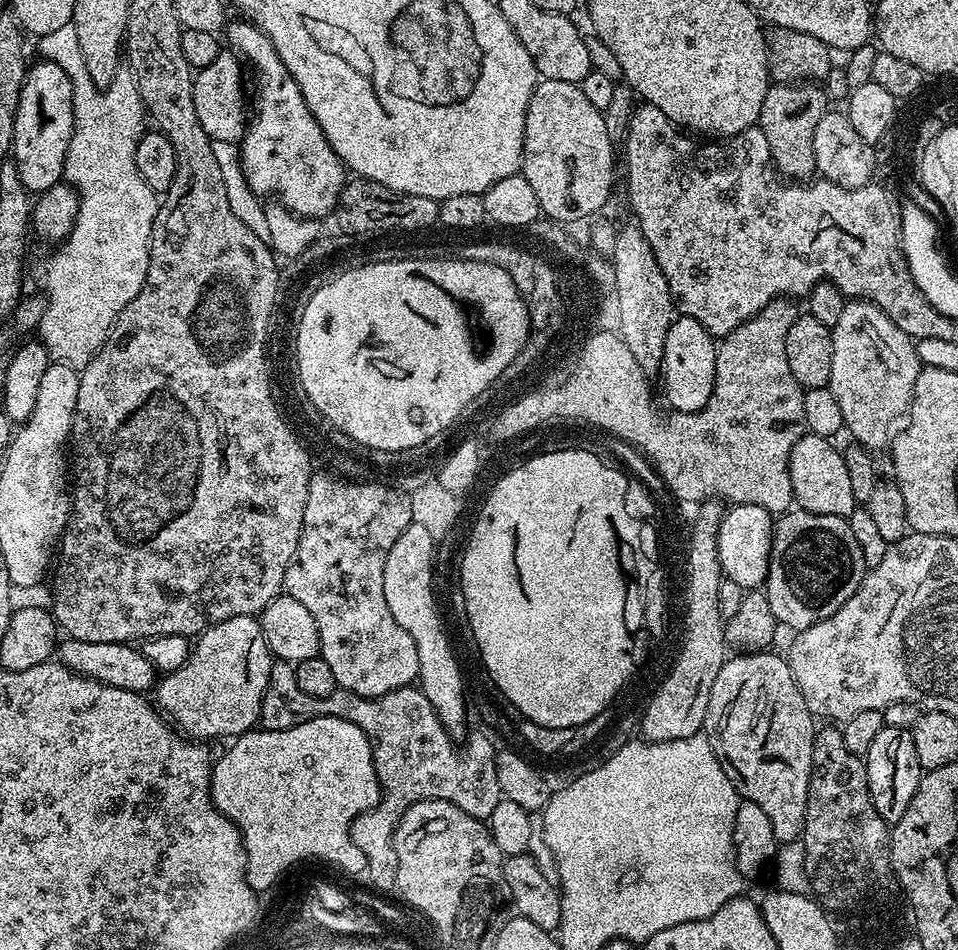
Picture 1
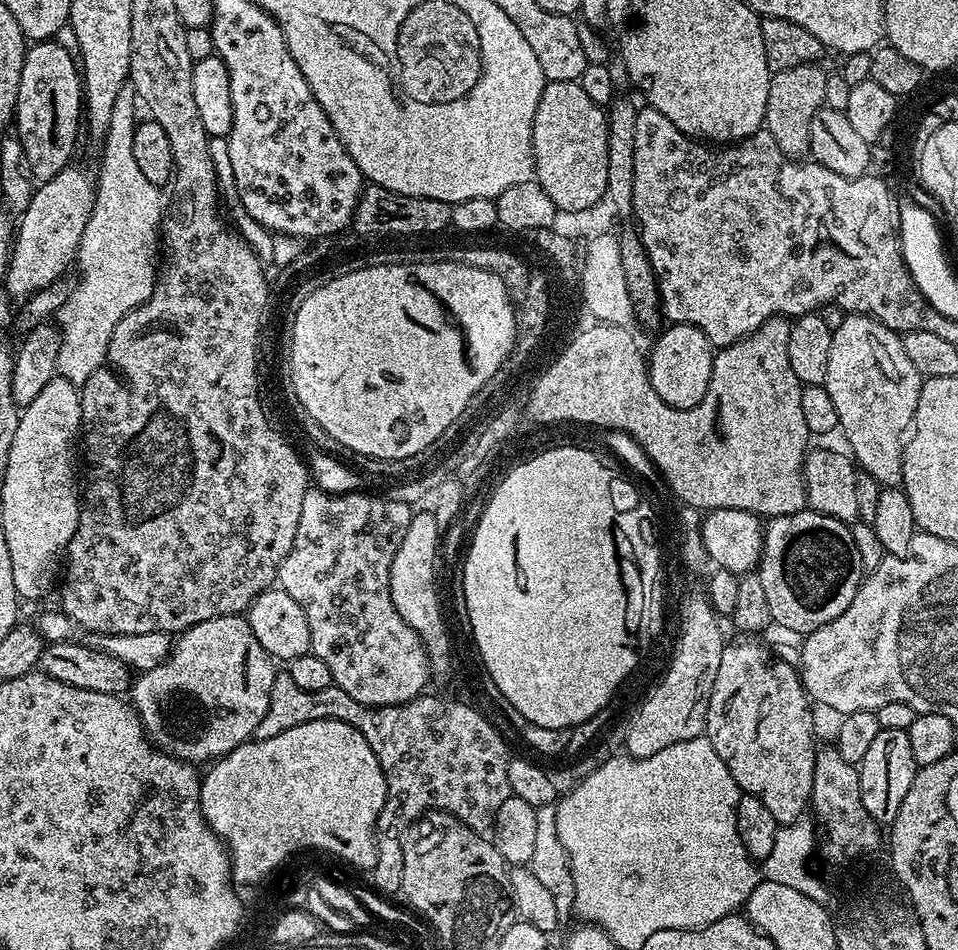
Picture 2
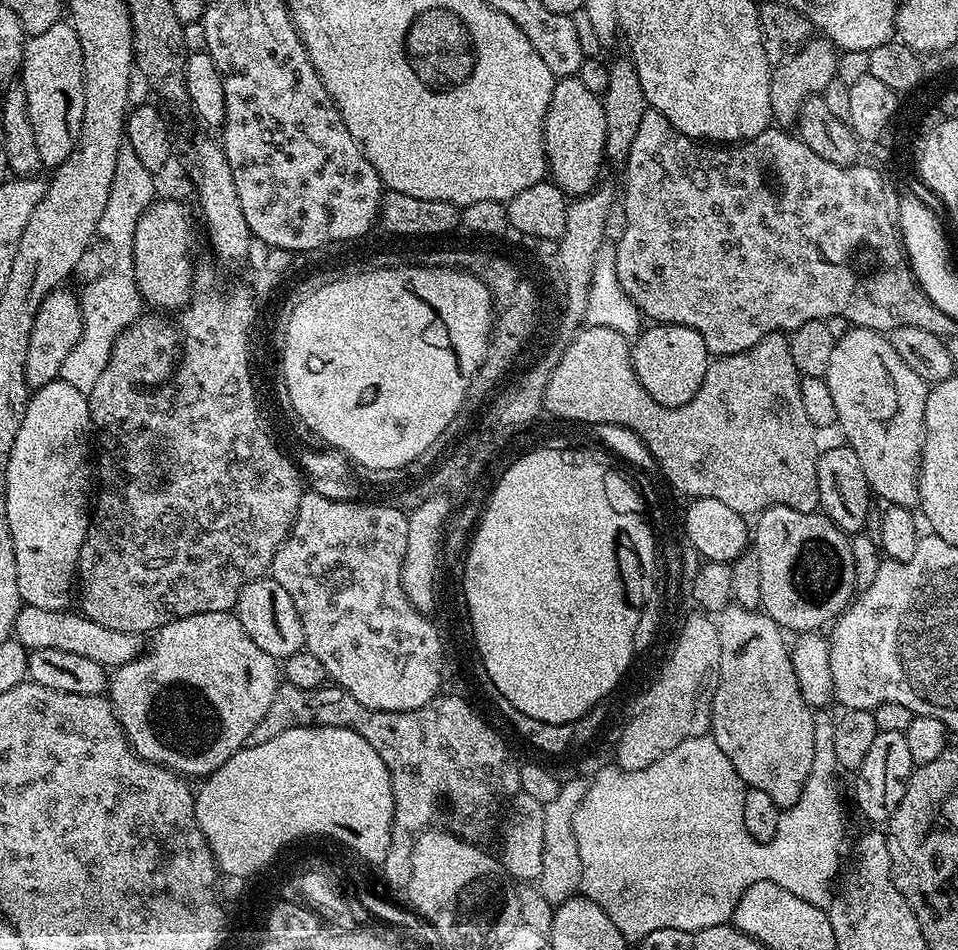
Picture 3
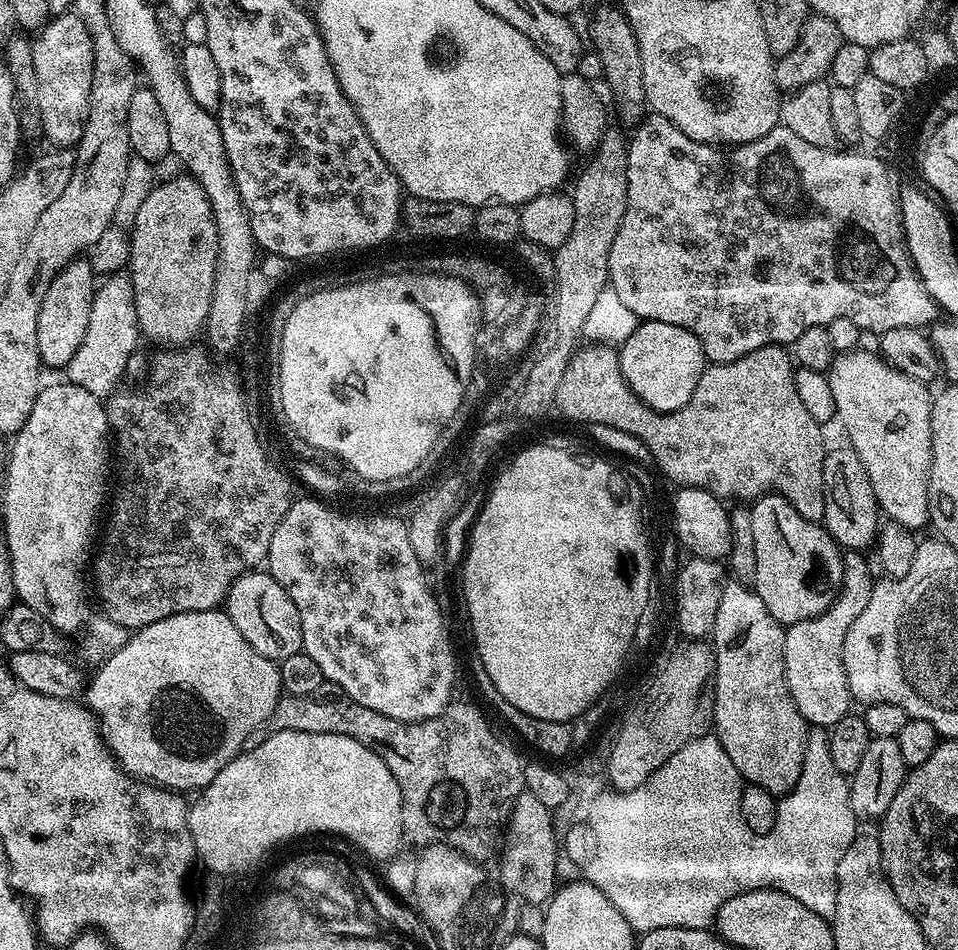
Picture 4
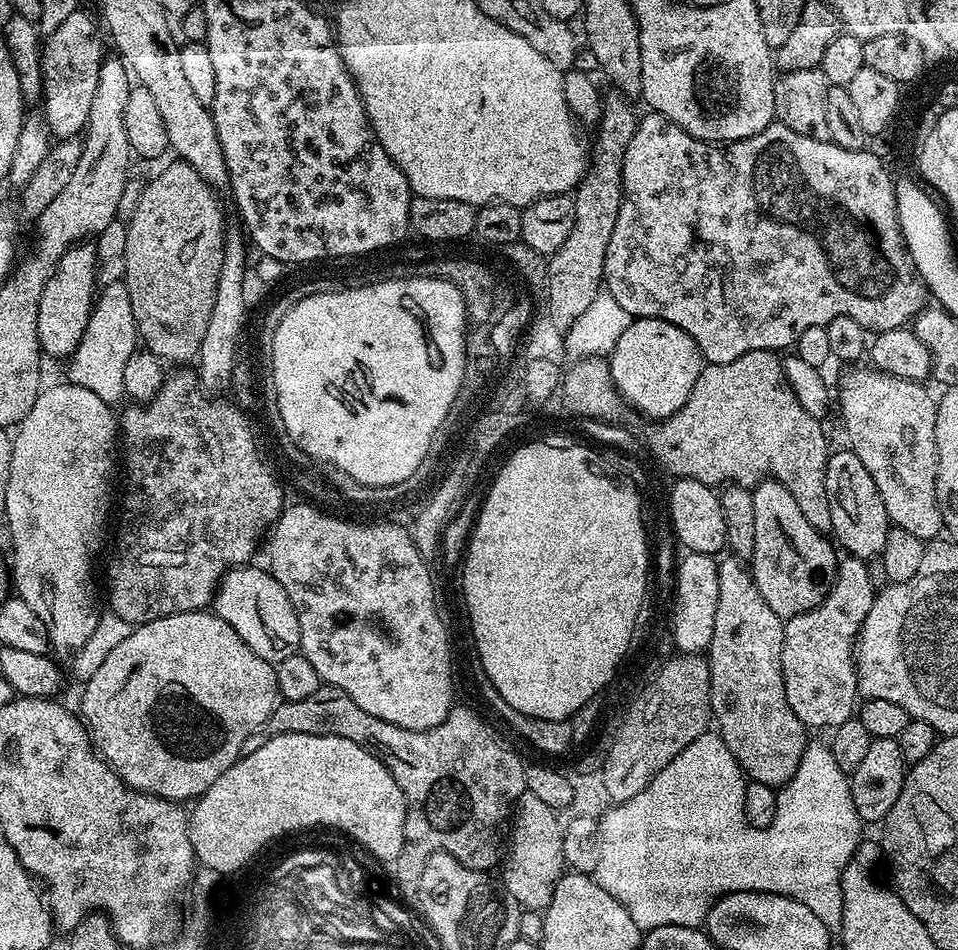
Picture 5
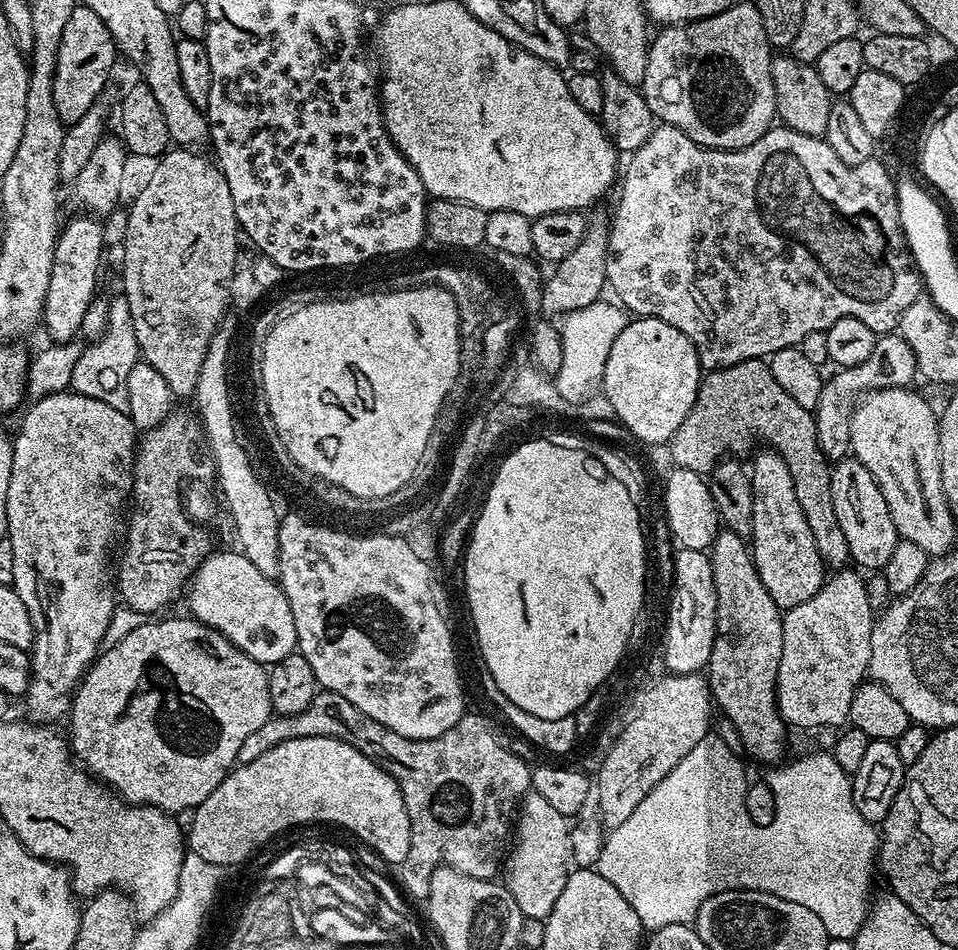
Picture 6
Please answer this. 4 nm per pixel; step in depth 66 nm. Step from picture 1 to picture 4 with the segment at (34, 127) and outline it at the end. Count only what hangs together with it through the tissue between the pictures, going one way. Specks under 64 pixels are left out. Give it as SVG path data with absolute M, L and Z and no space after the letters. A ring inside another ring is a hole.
M69 10L49 19L32 40L34 78L38 90L38 114L43 139L60 150L72 150L82 138L90 102L94 54L92 39L75 11Z

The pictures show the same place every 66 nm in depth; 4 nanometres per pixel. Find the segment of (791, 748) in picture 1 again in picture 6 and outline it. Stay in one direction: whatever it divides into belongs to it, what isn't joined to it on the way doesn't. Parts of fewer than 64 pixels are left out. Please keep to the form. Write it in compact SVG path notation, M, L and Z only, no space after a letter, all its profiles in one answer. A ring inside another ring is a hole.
M727 530L717 532L710 555L716 591L716 637L714 650L706 667L708 689L712 691L715 707L719 711L721 708L725 718L732 723L732 728L740 739L739 747L744 747L754 759L761 760L767 766L776 766L785 759L784 743L788 740L788 732L790 733L789 725L785 724L776 709L776 679L778 662L782 658L782 610L776 605L774 598L766 594L766 586L762 586L762 578L758 578L750 544L745 537Z

